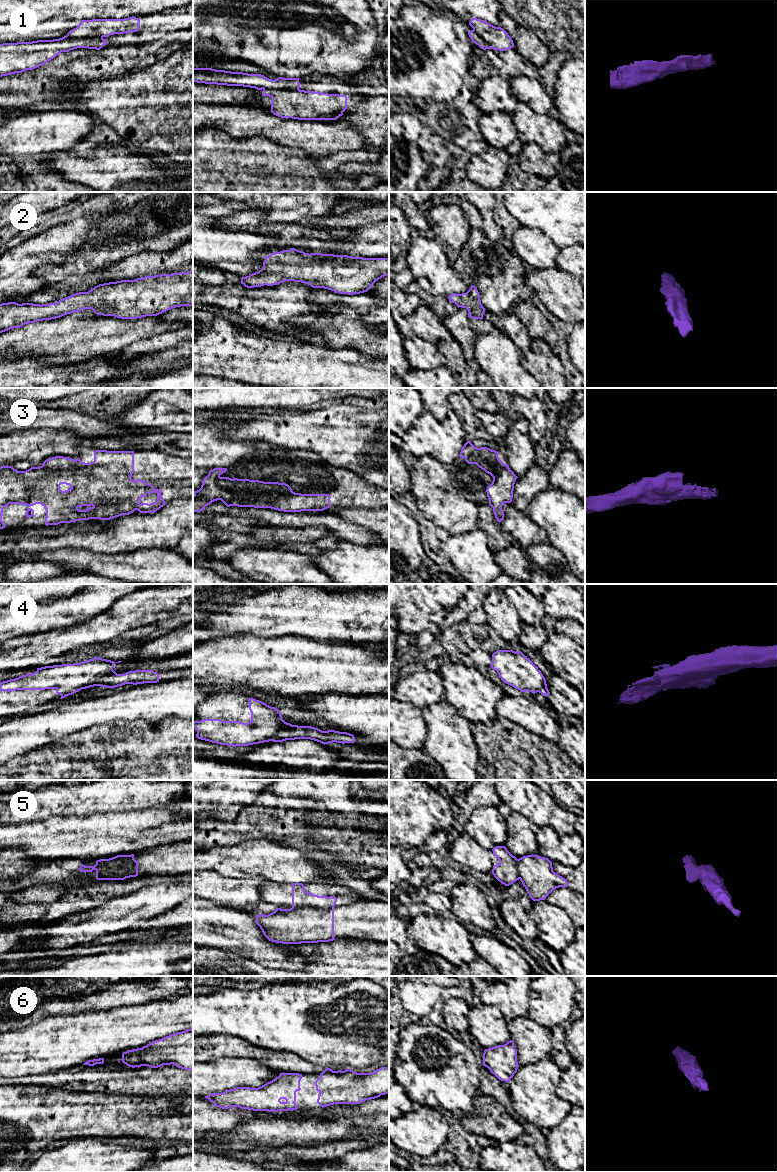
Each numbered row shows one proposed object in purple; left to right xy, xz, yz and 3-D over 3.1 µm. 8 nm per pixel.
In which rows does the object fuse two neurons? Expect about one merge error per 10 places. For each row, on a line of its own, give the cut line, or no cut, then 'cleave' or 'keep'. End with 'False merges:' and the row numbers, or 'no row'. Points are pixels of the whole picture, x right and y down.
1: no cut; keep
2: no cut; keep
3: no cut; keep
4: no cut; keep
5: cut in xy along (124, 863), (116, 871), (102, 871), (99, 868), (96, 870); cleave
6: no cut; keep
False merges: 5

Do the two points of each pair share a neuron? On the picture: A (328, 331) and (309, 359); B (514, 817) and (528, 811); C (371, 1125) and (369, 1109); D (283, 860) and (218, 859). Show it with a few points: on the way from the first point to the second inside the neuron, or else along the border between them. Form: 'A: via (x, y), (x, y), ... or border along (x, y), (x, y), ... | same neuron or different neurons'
A: border along (314, 340), (329, 347), (343, 348) | different neurons
B: border along (512, 810), (521, 813), (530, 820) | different neurons
C: border along (378, 1113), (368, 1116), (359, 1115) | different neurons
D: via (267, 860), (234, 860) | same neuron

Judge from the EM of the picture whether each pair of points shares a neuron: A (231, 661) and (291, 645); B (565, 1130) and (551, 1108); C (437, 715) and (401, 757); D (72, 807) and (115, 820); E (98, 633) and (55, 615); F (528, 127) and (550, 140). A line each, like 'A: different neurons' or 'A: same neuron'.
A: same neuron
B: different neurons
C: different neurons
D: different neurons
E: different neurons
F: same neuron

